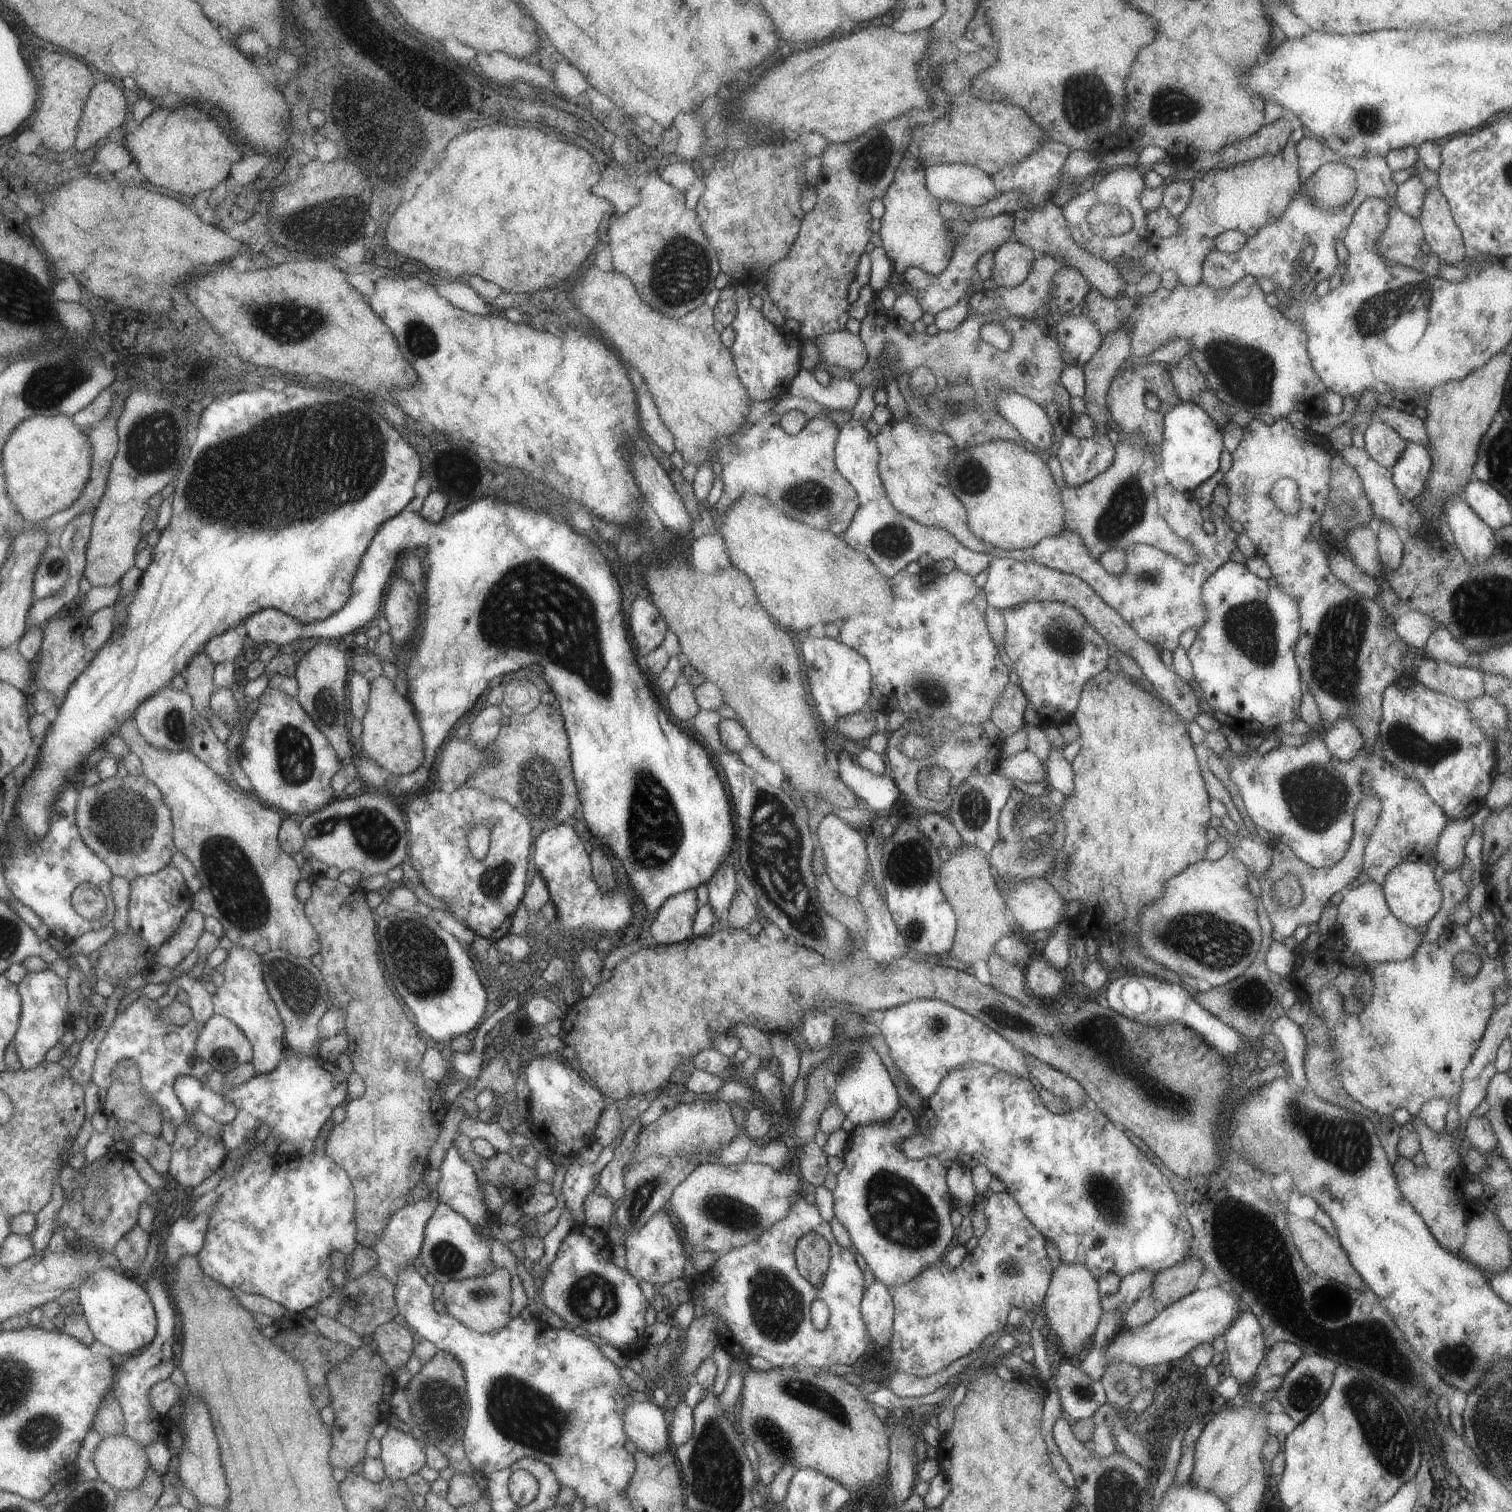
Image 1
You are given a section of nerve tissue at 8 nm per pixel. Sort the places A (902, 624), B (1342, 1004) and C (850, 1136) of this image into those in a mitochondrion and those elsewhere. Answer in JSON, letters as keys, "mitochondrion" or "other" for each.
{"A":"other","B":"other","C":"other"}

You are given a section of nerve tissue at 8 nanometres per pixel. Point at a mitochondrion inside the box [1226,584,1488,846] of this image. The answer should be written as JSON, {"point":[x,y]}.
{"point":[1341,631]}

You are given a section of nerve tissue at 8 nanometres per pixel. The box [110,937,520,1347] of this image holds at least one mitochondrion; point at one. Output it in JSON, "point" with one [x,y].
{"point":[300,997]}

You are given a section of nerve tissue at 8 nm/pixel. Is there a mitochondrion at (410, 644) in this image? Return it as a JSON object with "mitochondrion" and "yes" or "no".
{"mitochondrion":"no"}

